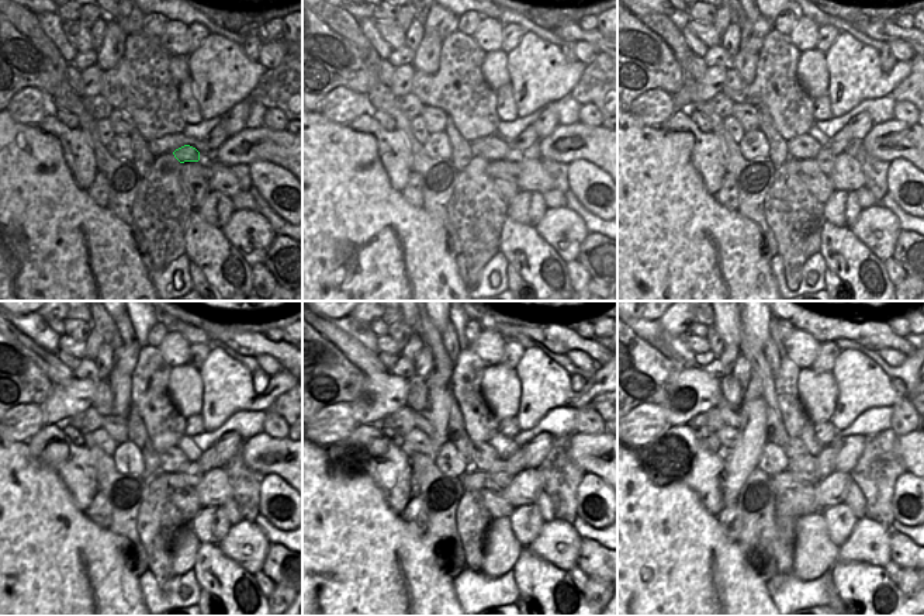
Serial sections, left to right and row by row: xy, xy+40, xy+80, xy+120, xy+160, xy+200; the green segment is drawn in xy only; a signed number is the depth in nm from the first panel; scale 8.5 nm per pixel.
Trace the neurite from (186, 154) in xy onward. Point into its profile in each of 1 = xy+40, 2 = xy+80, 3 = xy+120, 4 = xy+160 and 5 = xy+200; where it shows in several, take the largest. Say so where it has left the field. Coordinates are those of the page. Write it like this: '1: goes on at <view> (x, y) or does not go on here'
1: goes on at xy+40 (492, 148)
2: goes on at xy+80 (802, 148)
3: goes on at xy+120 (172, 459)
4: goes on at xy+160 (483, 454)
5: goes on at xy+200 (795, 447)

